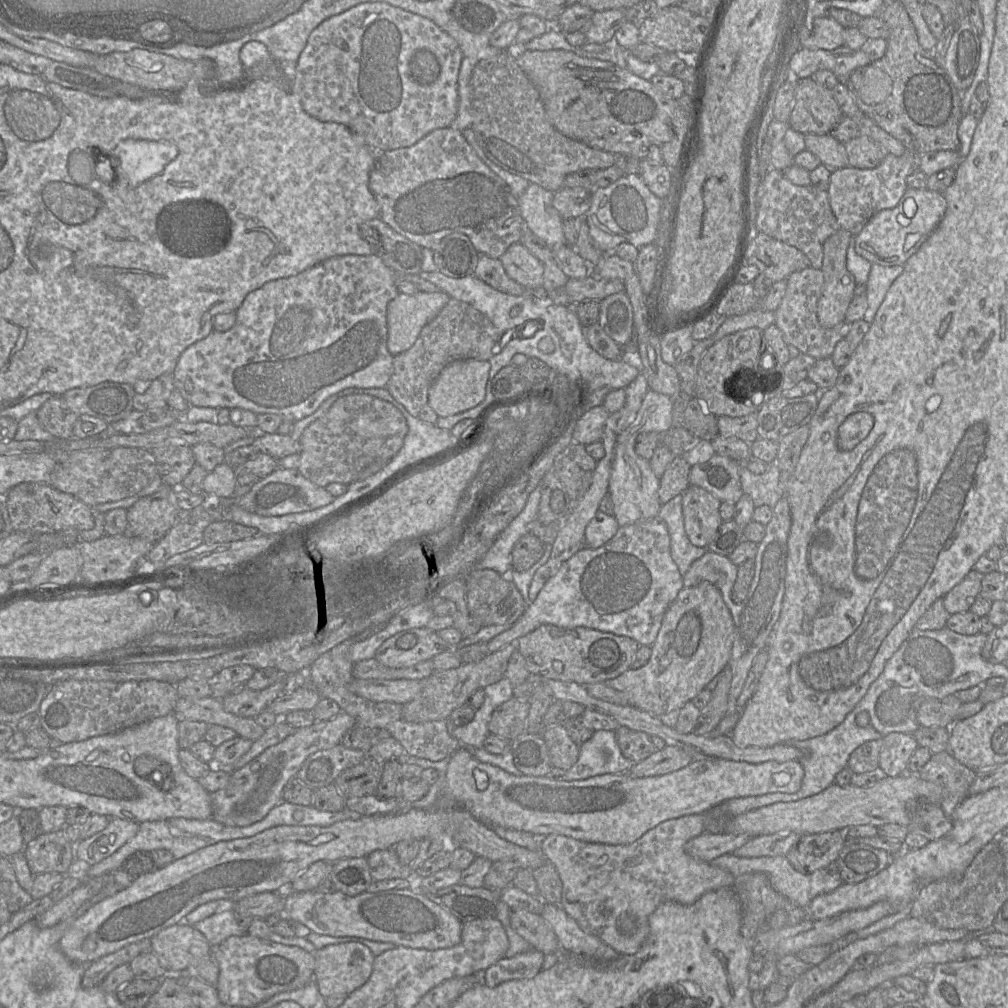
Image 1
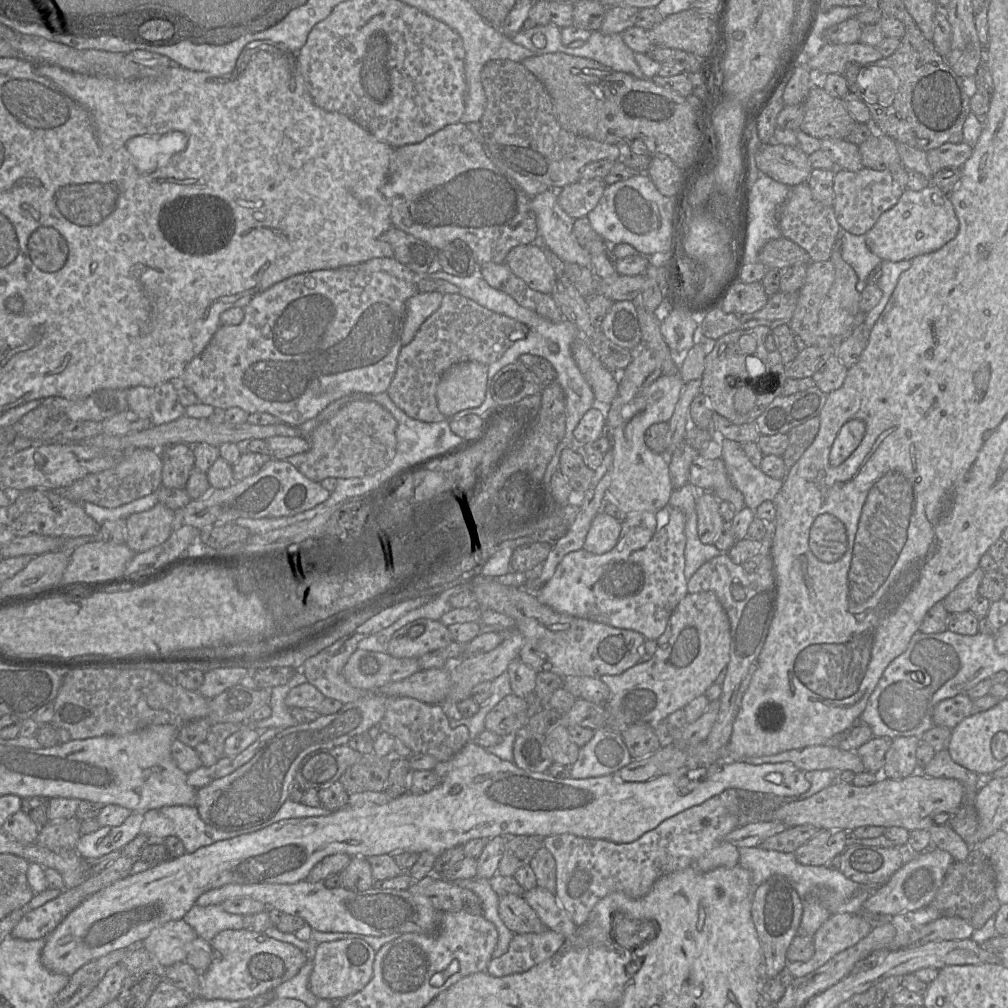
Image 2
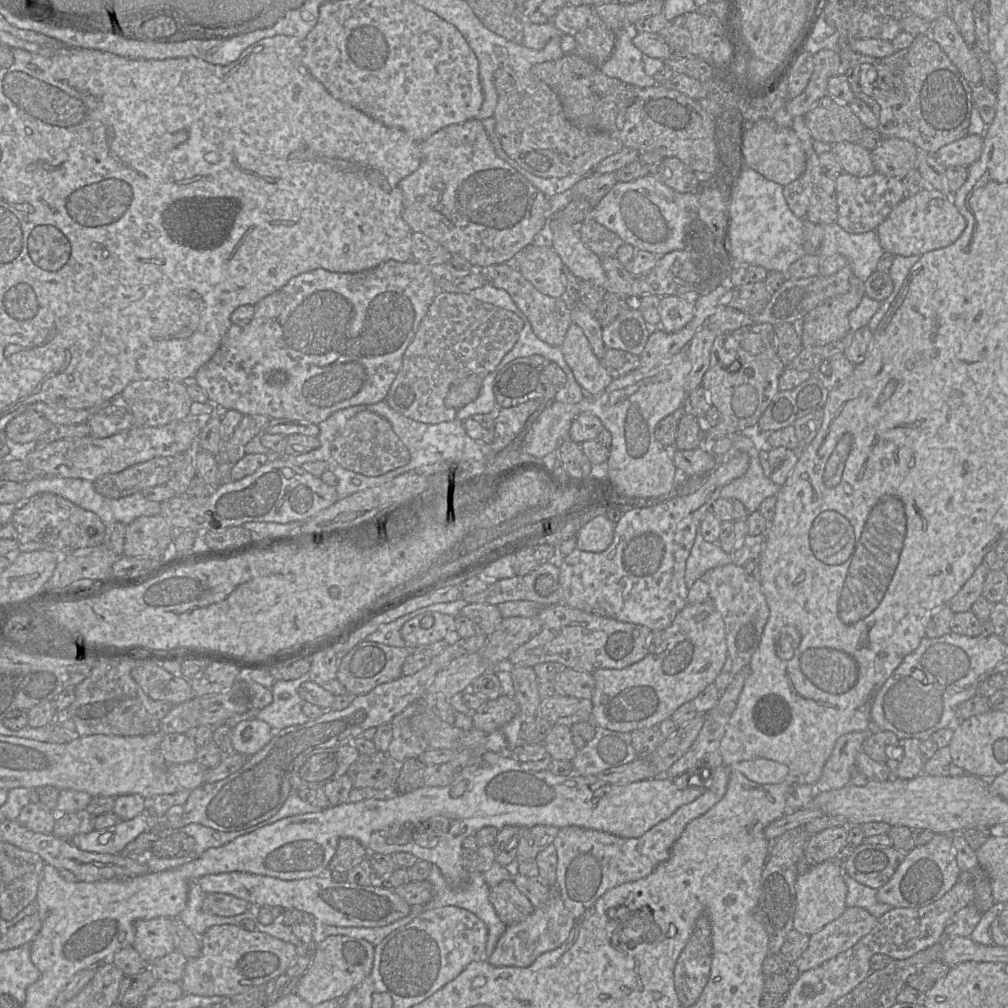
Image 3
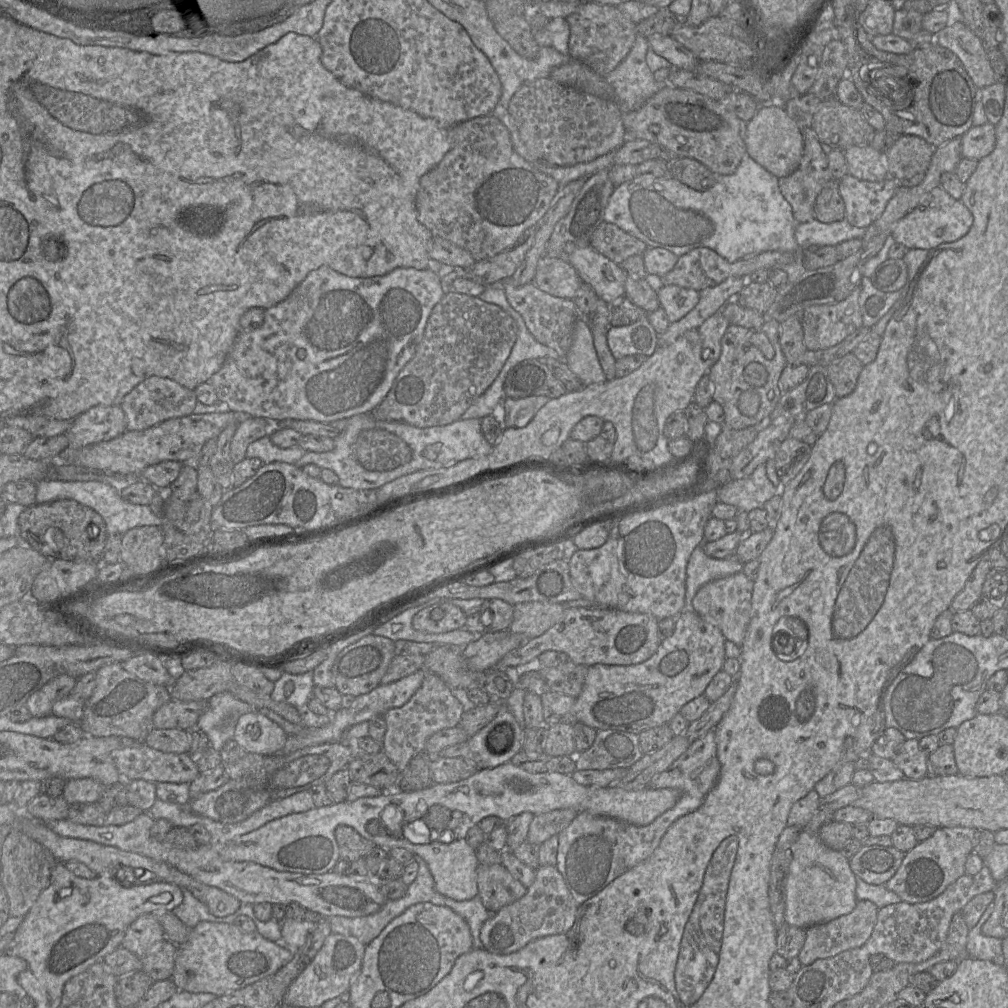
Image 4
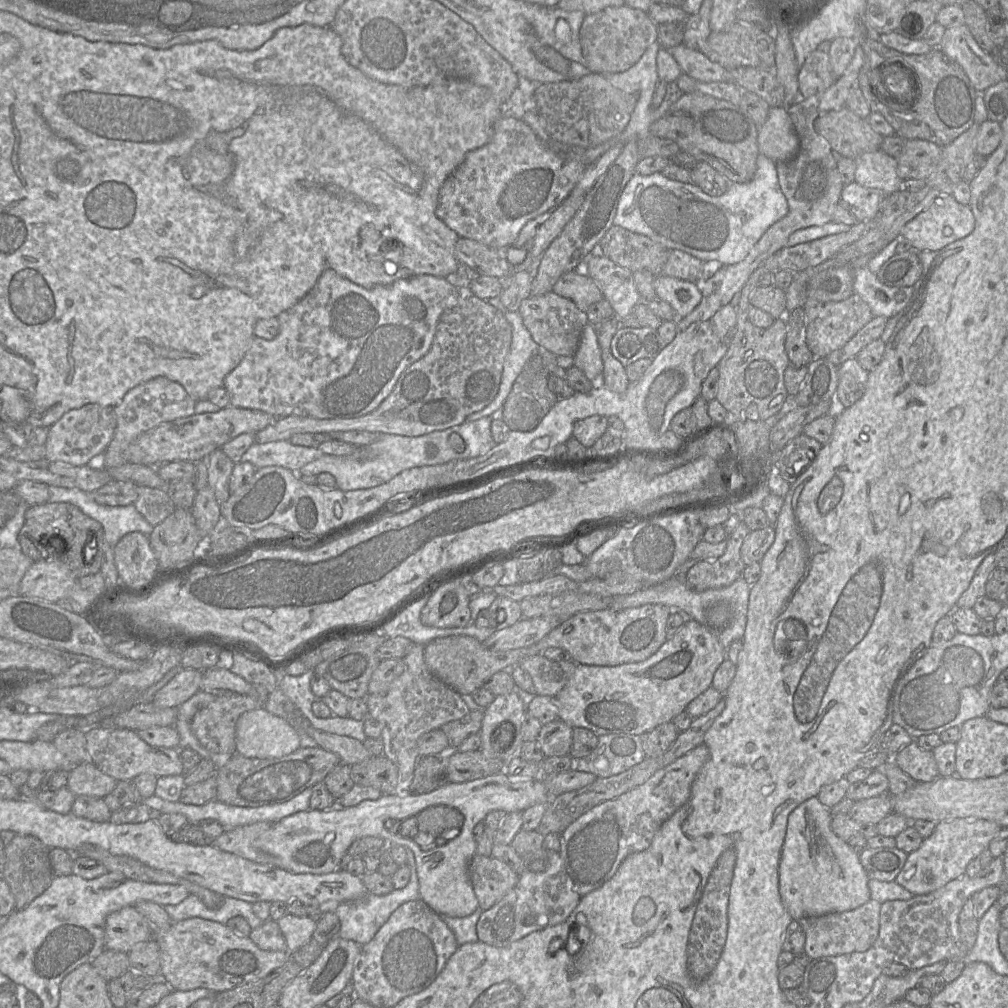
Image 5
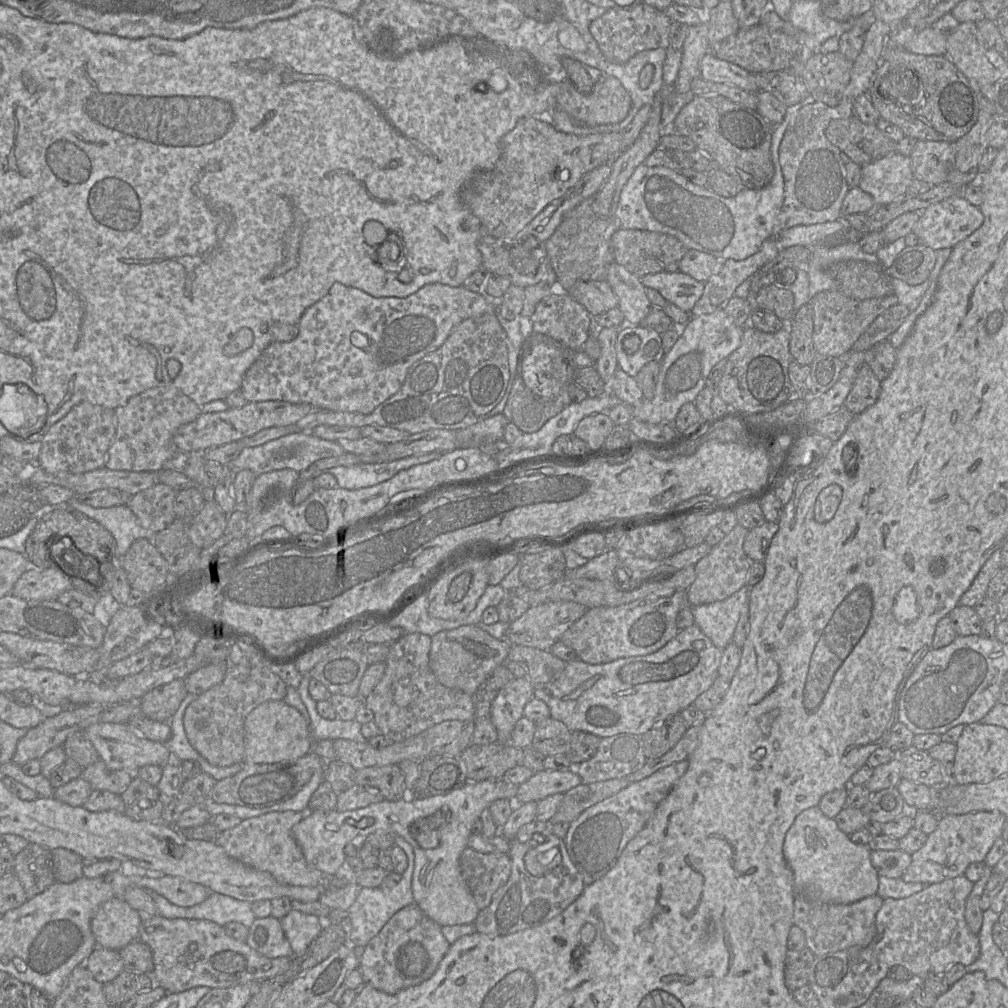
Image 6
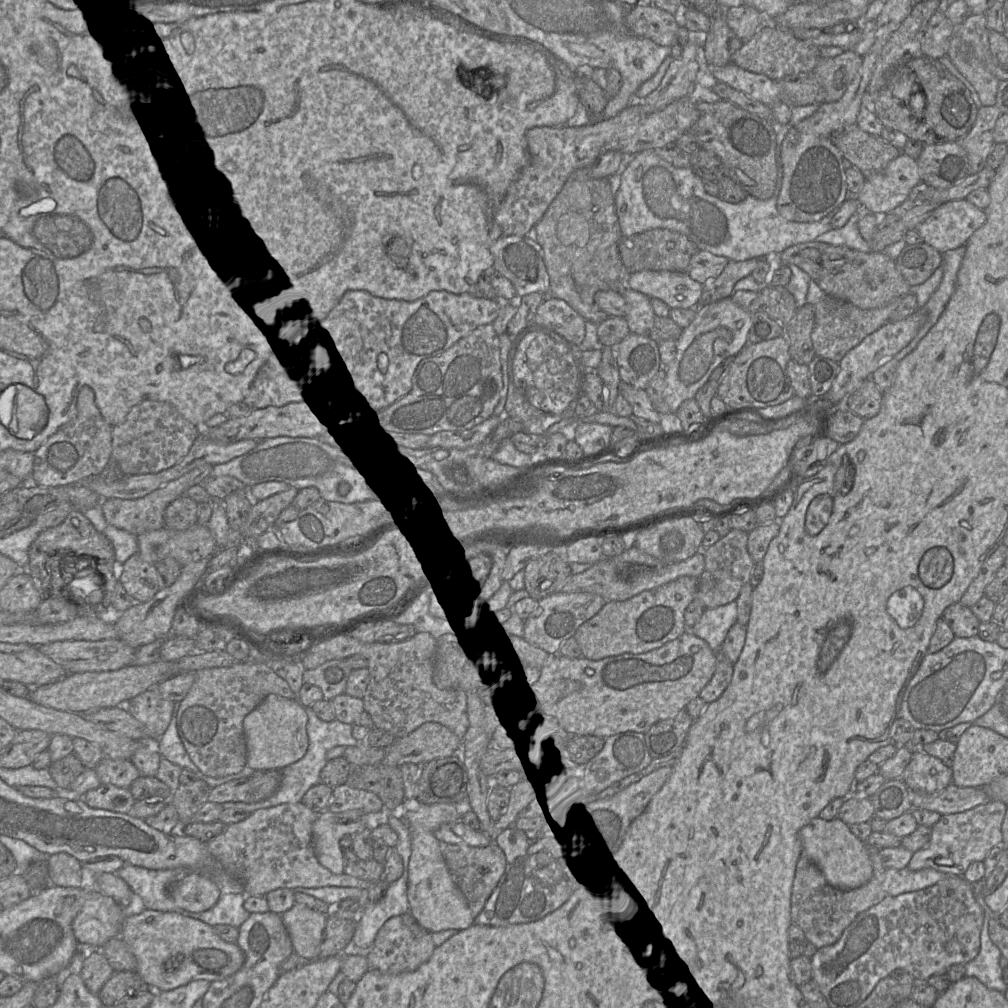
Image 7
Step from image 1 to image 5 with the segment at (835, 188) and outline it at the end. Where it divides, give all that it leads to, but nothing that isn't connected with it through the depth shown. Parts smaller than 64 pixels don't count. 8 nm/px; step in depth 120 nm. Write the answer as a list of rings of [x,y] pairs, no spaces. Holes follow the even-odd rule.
[[[854,181],[844,186],[840,204],[859,222],[865,222],[876,217],[885,196],[877,189],[863,187]]]

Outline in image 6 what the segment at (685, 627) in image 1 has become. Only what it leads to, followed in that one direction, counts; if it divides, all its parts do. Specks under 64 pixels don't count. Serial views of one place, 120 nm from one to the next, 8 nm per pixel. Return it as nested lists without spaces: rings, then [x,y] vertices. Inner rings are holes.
[[[693,624],[679,630],[678,634],[659,650],[645,656],[619,658],[604,664],[588,664],[580,659],[566,662],[563,672],[541,688],[535,688],[533,697],[544,701],[552,718],[564,723],[573,731],[584,731],[600,738],[621,733],[643,735],[694,703],[695,699],[708,690],[718,675],[722,651]]]

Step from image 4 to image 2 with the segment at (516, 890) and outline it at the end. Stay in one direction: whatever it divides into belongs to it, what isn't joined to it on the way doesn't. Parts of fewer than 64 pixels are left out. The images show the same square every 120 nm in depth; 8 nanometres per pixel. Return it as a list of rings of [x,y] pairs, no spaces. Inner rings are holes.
[[[501,896],[498,908],[501,919],[514,934],[541,933],[547,929],[524,896]]]

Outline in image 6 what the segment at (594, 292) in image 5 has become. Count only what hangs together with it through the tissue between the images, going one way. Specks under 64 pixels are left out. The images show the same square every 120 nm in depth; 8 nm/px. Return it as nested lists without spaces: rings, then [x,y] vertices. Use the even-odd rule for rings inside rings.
[[[578,281],[568,294],[592,317],[618,307],[618,299],[607,281]]]

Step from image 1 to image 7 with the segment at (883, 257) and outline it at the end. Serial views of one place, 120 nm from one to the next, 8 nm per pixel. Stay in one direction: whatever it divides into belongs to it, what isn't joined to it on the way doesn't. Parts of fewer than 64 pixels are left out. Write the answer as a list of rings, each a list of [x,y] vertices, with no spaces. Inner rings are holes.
[[[966,199],[952,200],[940,205],[916,230],[925,243],[943,254],[965,245],[986,220],[983,209]]]

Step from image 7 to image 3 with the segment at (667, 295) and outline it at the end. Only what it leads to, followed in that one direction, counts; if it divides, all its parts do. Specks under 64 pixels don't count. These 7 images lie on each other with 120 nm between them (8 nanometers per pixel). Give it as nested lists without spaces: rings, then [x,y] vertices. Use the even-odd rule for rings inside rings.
[[[664,296],[660,297],[659,314],[660,326],[656,329],[662,329],[668,333],[678,332],[683,329],[694,317],[695,302],[699,296]]]

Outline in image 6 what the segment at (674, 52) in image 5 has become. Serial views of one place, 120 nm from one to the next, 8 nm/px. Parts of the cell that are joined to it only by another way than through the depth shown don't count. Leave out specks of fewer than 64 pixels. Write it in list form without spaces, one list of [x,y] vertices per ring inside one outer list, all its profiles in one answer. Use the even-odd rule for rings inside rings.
[[[708,52],[700,62],[700,77],[706,81],[734,85],[749,93],[759,92],[755,75]]]

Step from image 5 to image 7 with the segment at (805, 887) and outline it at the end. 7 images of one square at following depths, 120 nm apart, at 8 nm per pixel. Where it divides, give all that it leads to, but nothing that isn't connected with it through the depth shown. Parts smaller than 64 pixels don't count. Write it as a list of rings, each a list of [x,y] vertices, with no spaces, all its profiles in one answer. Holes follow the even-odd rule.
[[[837,817],[826,821],[813,818],[799,831],[802,854],[811,860],[824,875],[827,882],[839,890],[852,890],[865,885],[873,875],[868,845],[849,830],[849,825]]]

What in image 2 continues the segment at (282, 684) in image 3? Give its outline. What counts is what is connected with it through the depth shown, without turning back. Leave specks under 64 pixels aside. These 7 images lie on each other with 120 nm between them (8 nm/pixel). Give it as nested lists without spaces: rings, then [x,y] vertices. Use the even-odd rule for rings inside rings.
[[[296,670],[294,676],[285,684],[271,689],[269,705],[271,707],[270,717],[254,723],[254,727],[263,731],[268,728],[289,728],[297,724],[290,713],[290,708],[285,704],[285,698],[291,689],[306,683],[306,677],[301,670]]]

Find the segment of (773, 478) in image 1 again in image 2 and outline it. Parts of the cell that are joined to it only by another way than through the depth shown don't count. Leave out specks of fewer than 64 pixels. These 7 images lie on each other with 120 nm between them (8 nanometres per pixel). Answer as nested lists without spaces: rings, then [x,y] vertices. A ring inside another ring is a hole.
[[[720,439],[722,456],[732,485],[744,497],[746,507],[755,511],[764,501],[774,501],[784,480],[773,479],[755,467],[746,456],[742,443]]]

